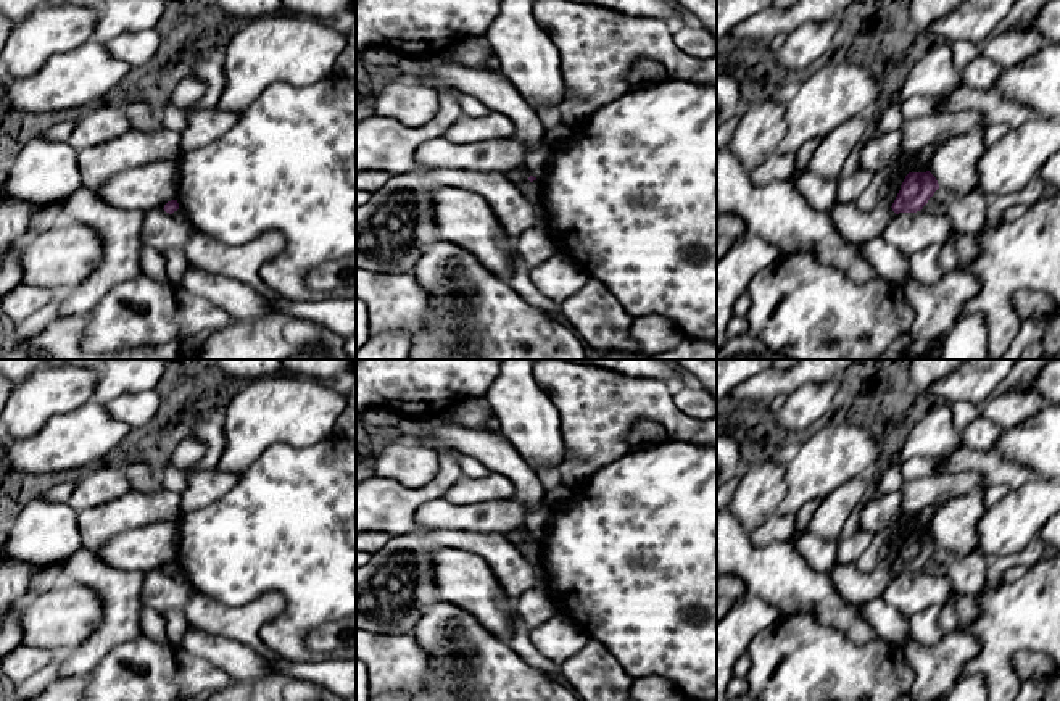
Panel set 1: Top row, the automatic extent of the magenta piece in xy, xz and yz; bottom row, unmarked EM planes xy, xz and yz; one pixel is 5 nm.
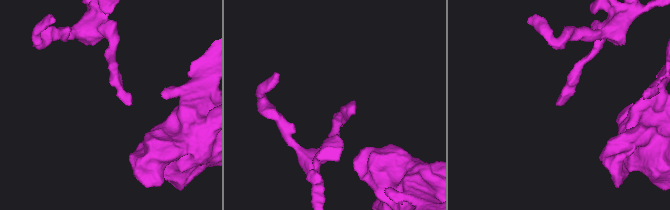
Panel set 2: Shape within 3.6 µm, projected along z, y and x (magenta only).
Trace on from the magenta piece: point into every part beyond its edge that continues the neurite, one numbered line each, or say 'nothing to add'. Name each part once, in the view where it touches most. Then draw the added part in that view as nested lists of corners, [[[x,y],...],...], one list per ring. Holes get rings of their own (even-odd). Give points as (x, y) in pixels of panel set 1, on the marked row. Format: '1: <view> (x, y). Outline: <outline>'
nothing to add

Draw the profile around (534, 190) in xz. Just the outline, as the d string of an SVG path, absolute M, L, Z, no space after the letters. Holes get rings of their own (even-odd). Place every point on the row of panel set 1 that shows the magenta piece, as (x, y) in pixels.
M514 168L507 179L527 197L528 203L535 209L535 229L548 234L548 214L544 200L544 185L541 179L528 180L530 172L527 168Z

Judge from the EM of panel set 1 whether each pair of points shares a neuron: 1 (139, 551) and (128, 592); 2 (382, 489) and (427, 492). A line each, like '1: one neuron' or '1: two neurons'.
1: two neurons
2: one neuron

